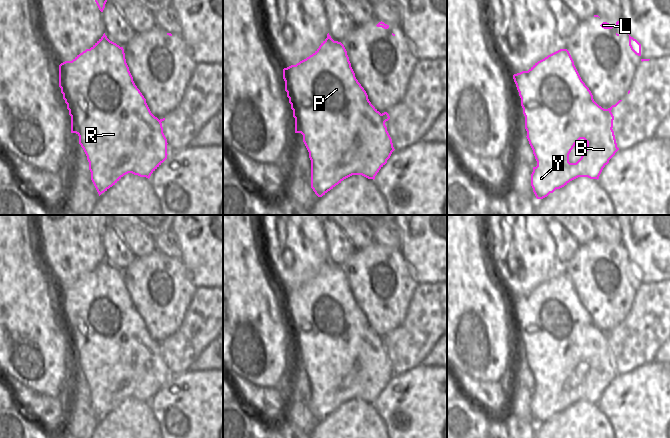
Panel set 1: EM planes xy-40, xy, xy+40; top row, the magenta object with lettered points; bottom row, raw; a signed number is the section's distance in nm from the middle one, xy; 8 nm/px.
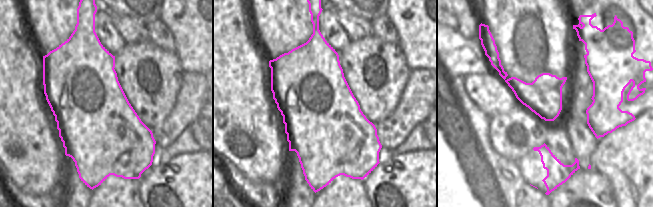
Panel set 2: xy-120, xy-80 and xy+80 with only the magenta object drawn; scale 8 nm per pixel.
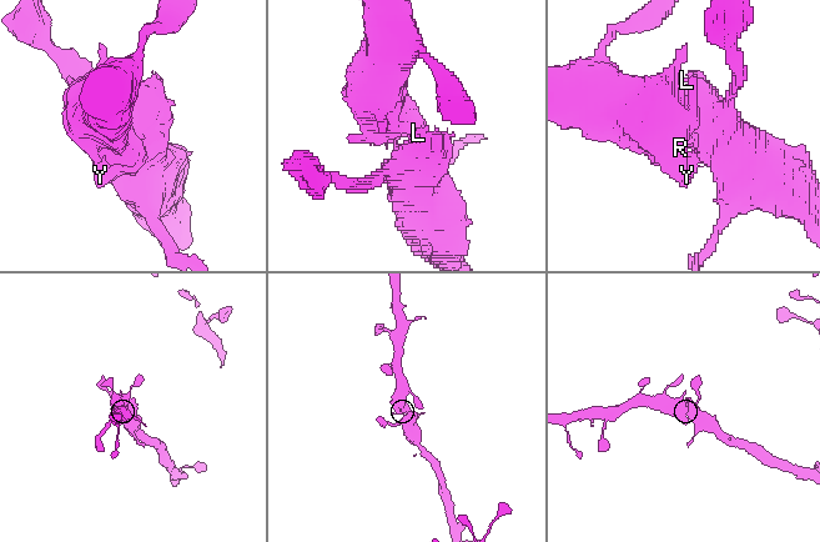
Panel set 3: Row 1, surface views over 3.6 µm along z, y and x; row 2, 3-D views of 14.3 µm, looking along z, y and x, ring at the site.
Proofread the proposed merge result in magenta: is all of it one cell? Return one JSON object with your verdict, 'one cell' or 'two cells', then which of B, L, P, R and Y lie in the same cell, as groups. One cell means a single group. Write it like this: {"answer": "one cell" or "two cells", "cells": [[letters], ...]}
{"answer": "one cell", "cells": [["B", "L", "P", "R", "Y"]]}

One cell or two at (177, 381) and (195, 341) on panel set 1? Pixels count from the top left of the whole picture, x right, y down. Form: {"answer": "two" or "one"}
{"answer": "two"}

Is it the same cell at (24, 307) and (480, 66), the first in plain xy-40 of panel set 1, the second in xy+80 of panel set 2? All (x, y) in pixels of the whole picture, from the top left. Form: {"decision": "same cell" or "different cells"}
{"decision": "same cell"}

